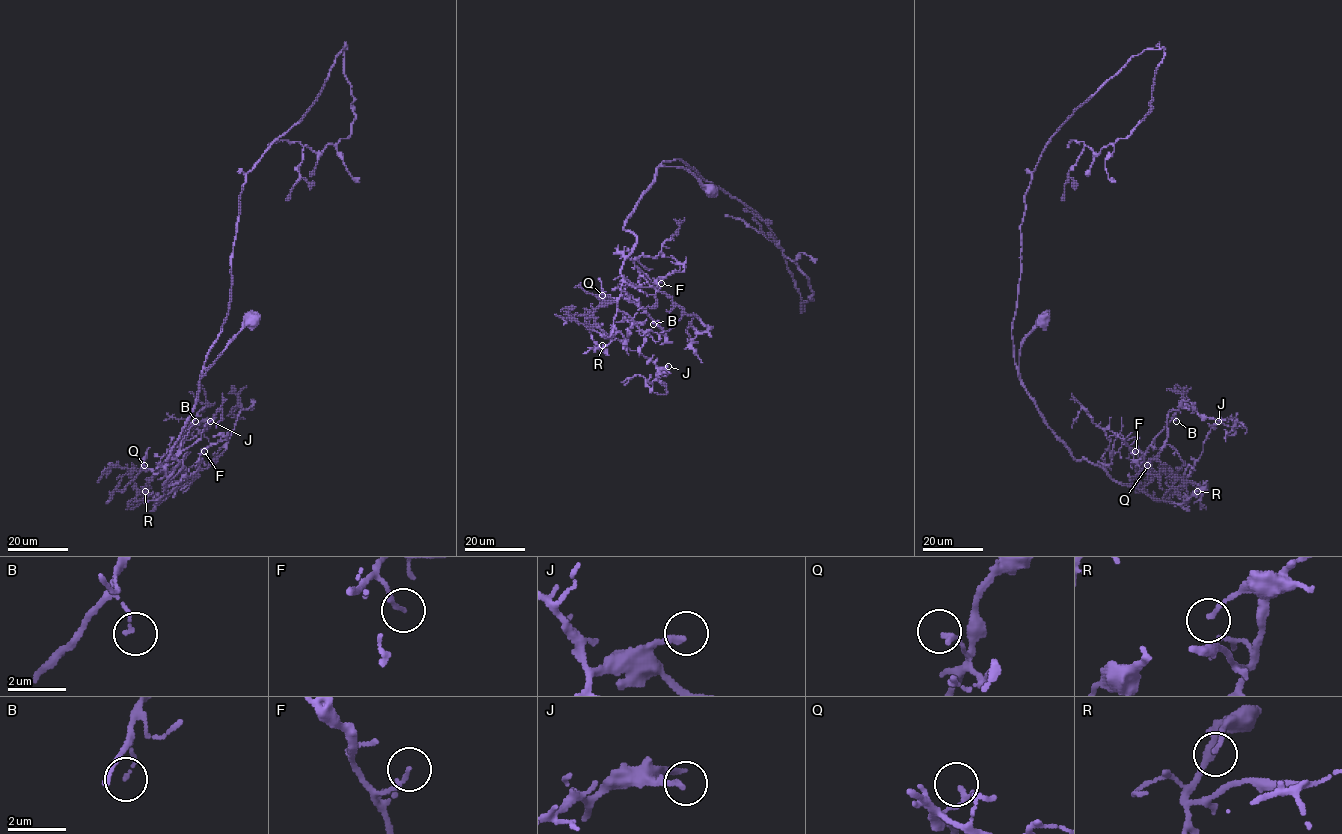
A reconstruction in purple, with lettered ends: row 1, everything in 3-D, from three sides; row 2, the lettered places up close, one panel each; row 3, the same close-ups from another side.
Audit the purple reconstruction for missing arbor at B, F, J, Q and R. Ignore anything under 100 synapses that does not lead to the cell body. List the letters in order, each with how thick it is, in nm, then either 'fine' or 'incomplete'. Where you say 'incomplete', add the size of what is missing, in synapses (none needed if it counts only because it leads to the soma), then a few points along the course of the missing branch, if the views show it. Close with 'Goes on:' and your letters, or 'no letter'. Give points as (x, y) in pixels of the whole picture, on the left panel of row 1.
B: calibre 110 nm; fine
F: calibre 160 nm; fine
J: calibre 180 nm; fine
Q: calibre 170 nm; fine
R: calibre 130 nm; fine
Goes on: no letter

